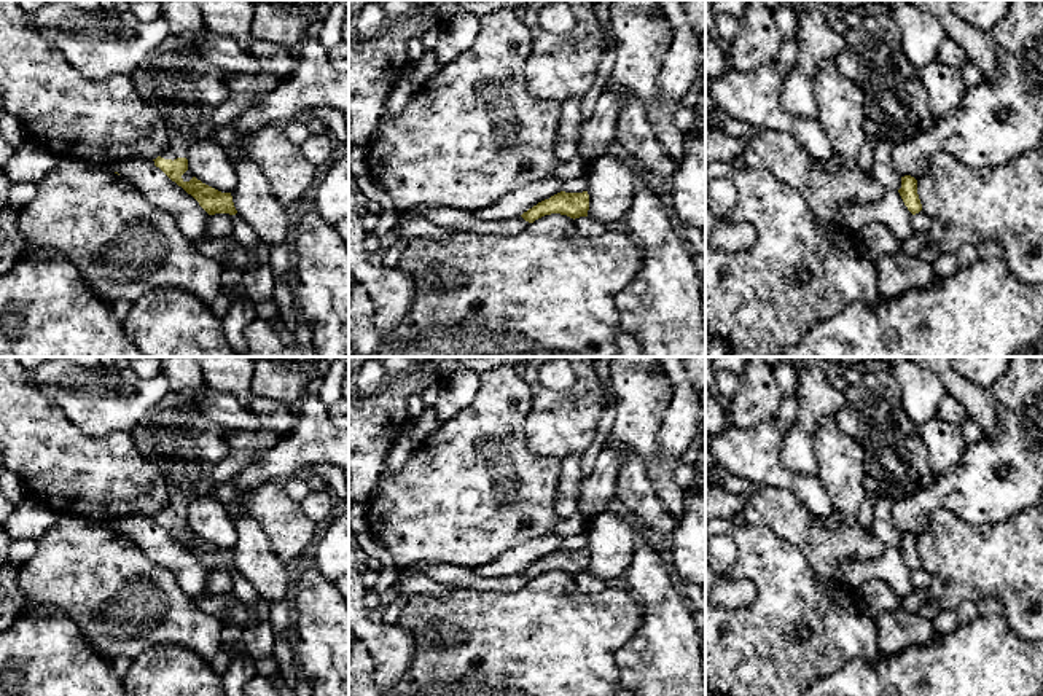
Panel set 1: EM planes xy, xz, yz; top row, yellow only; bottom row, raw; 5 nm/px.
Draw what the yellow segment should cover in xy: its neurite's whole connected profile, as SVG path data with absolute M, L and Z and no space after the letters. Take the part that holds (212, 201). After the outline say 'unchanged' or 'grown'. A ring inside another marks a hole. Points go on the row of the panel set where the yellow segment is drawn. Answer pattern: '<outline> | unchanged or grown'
M167 37L131 75L135 92L151 102L169 132L167 150L154 161L172 182L209 213L236 215L231 193L221 193L196 177L185 182L188 150L213 132L212 115L229 99L228 73L213 67L193 46L193 38Z | grown

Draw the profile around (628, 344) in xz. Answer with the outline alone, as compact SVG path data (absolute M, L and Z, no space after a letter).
M619 330L616 336L616 354L615 357L642 357L642 349L639 339Z

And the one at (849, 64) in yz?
M844 48L844 51L836 59L839 72L850 81L861 81L861 61L850 49Z

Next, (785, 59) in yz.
M782 37L780 48L772 57L772 62L775 64L779 72L787 76L788 72L796 65L796 43Z

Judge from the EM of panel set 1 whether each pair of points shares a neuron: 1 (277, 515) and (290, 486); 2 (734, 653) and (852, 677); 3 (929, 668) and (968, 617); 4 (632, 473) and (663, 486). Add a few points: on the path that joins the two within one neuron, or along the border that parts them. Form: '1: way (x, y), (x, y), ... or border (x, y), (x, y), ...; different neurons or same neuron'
1: border (281, 483), (284, 491), (298, 504); different neurons
2: border (870, 663), (852, 658), (817, 679); different neurons
3: border (978, 615), (970, 623), (960, 625); different neurons
4: border (632, 449), (644, 465), (655, 492), (671, 513); different neurons

